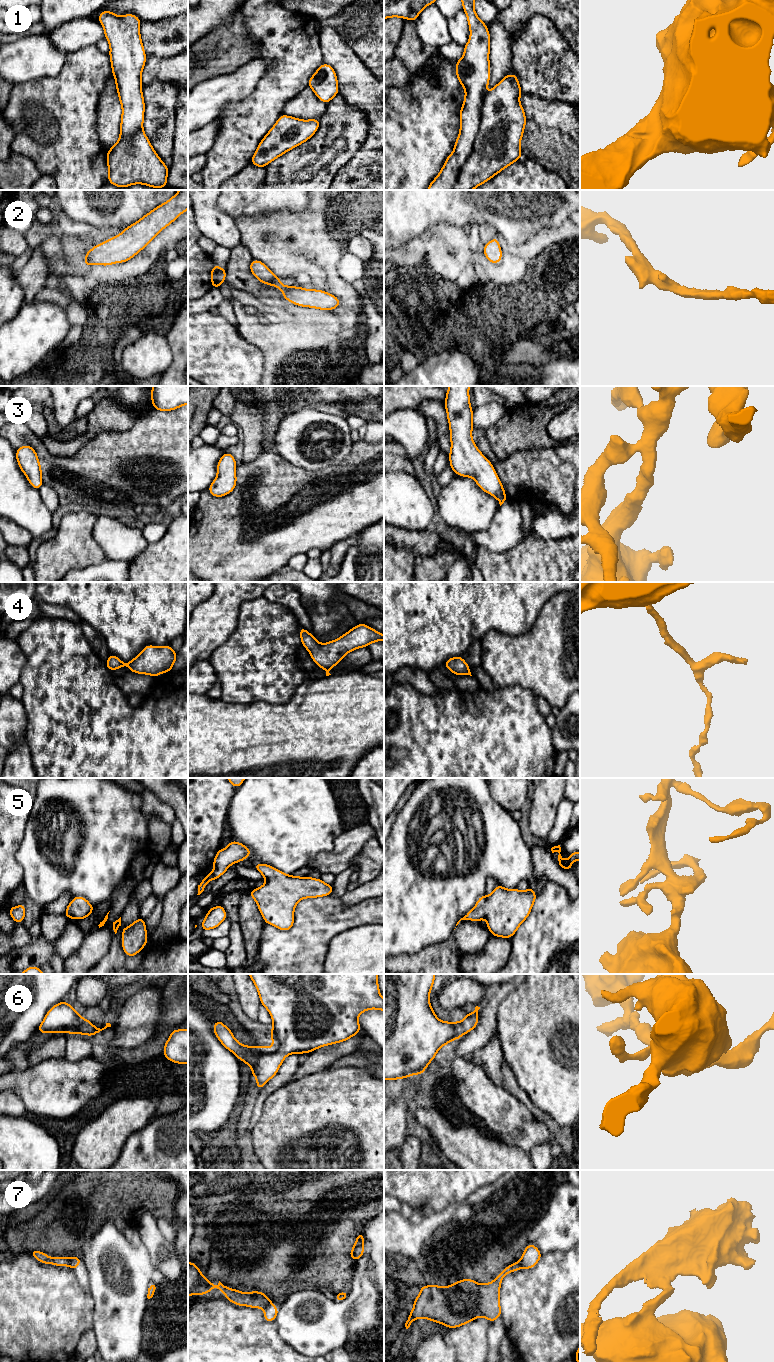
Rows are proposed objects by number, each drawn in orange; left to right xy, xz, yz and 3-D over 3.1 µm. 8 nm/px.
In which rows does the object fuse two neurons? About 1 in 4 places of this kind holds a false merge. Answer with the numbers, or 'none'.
7

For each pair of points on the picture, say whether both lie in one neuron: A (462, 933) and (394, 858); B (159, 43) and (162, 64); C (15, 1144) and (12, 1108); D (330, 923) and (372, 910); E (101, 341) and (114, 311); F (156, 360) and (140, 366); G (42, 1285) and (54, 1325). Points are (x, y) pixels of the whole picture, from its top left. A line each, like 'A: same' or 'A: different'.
A: different
B: different
C: different
D: same
E: same
F: same
G: same

